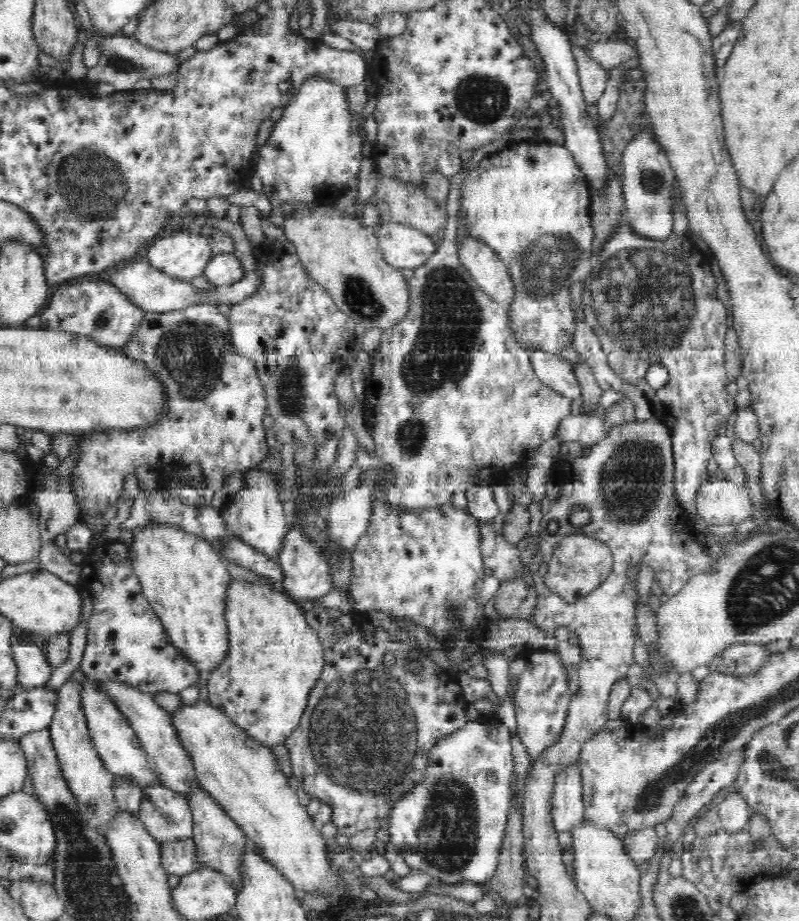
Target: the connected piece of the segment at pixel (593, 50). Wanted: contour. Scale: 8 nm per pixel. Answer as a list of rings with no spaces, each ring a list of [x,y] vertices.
[[[609,38],[588,44],[587,53],[606,69],[612,69],[626,60],[636,59],[638,51],[630,40]]]

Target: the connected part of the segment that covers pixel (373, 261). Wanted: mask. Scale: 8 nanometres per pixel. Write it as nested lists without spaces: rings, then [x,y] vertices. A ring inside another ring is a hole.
[[[340,209],[314,210],[314,212],[296,212],[294,216],[286,216],[283,224],[283,232],[288,242],[296,247],[297,255],[307,270],[307,273],[318,284],[323,285],[328,295],[335,301],[336,306],[354,321],[354,324],[362,324],[365,330],[368,328],[380,328],[383,332],[391,325],[395,325],[407,312],[409,307],[409,290],[402,275],[401,269],[390,266],[383,257],[379,247],[379,240],[374,236],[371,227],[362,226],[360,219],[350,220],[348,216],[342,216]]]

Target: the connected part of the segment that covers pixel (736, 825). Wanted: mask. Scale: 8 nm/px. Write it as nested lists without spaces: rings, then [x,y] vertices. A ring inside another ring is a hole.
[[[730,793],[724,800],[716,805],[718,817],[720,817],[720,828],[726,829],[730,834],[746,830],[752,812],[746,799],[740,793]]]

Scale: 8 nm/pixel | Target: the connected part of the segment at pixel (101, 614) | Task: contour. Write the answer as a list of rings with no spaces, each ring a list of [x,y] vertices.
[[[120,541],[99,543],[88,552],[86,560],[92,560],[88,566],[94,570],[88,580],[94,610],[88,620],[88,642],[80,665],[87,680],[96,682],[110,678],[112,681],[126,681],[152,693],[152,696],[159,692],[179,693],[188,686],[200,686],[202,678],[198,665],[171,643],[163,621],[143,595],[128,546]]]

